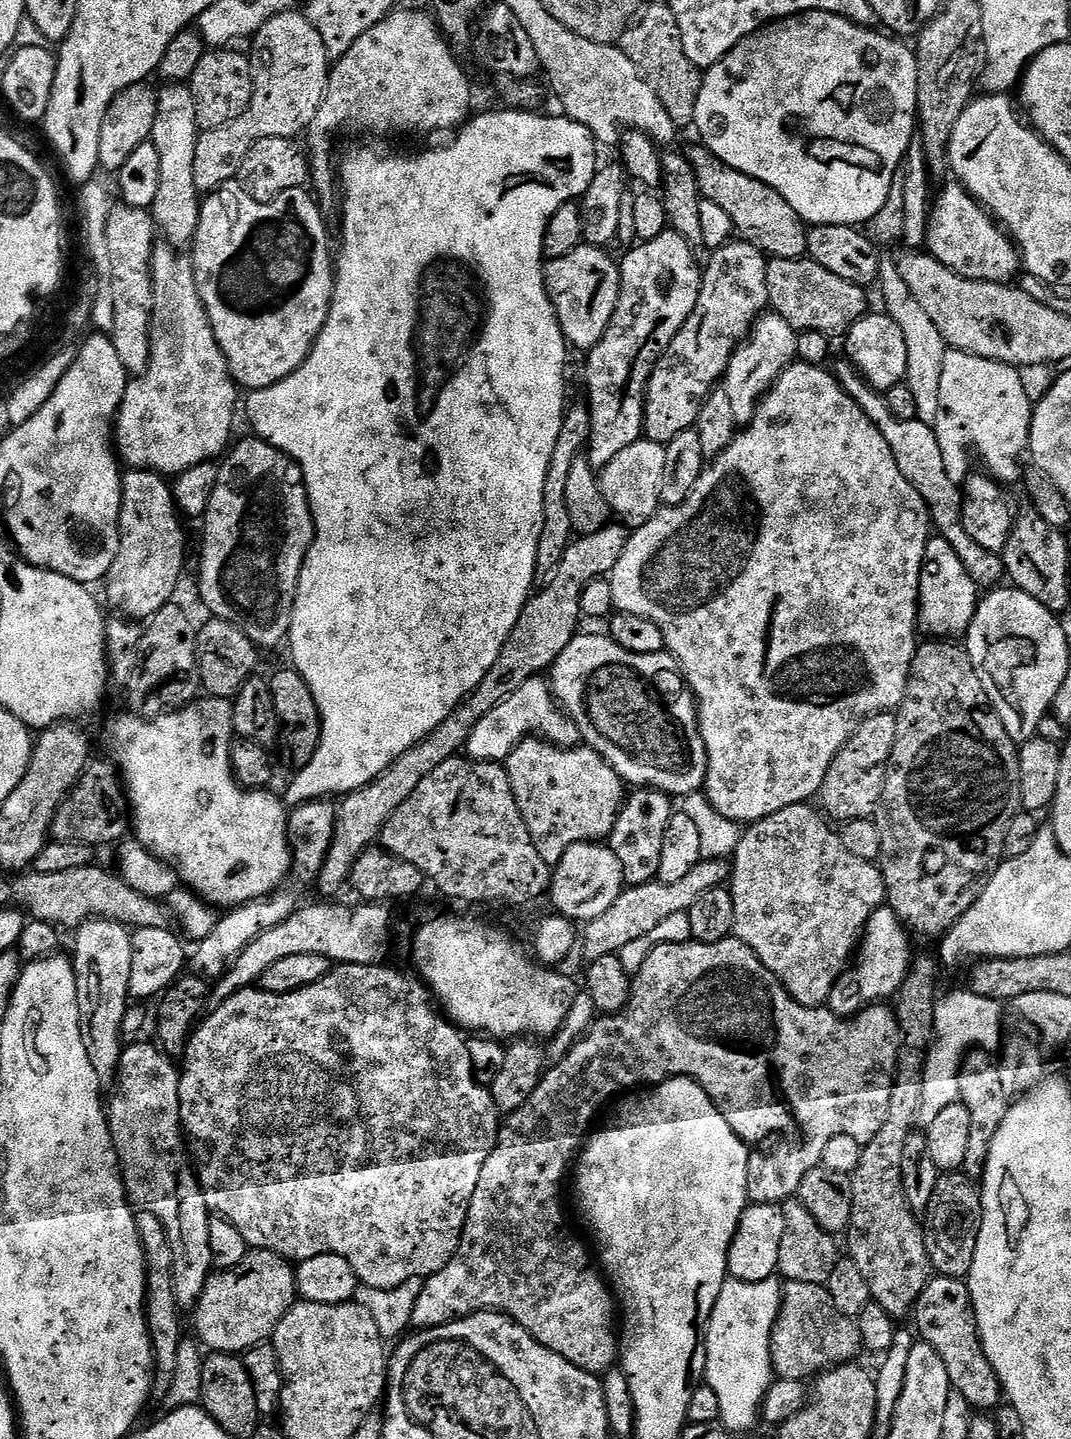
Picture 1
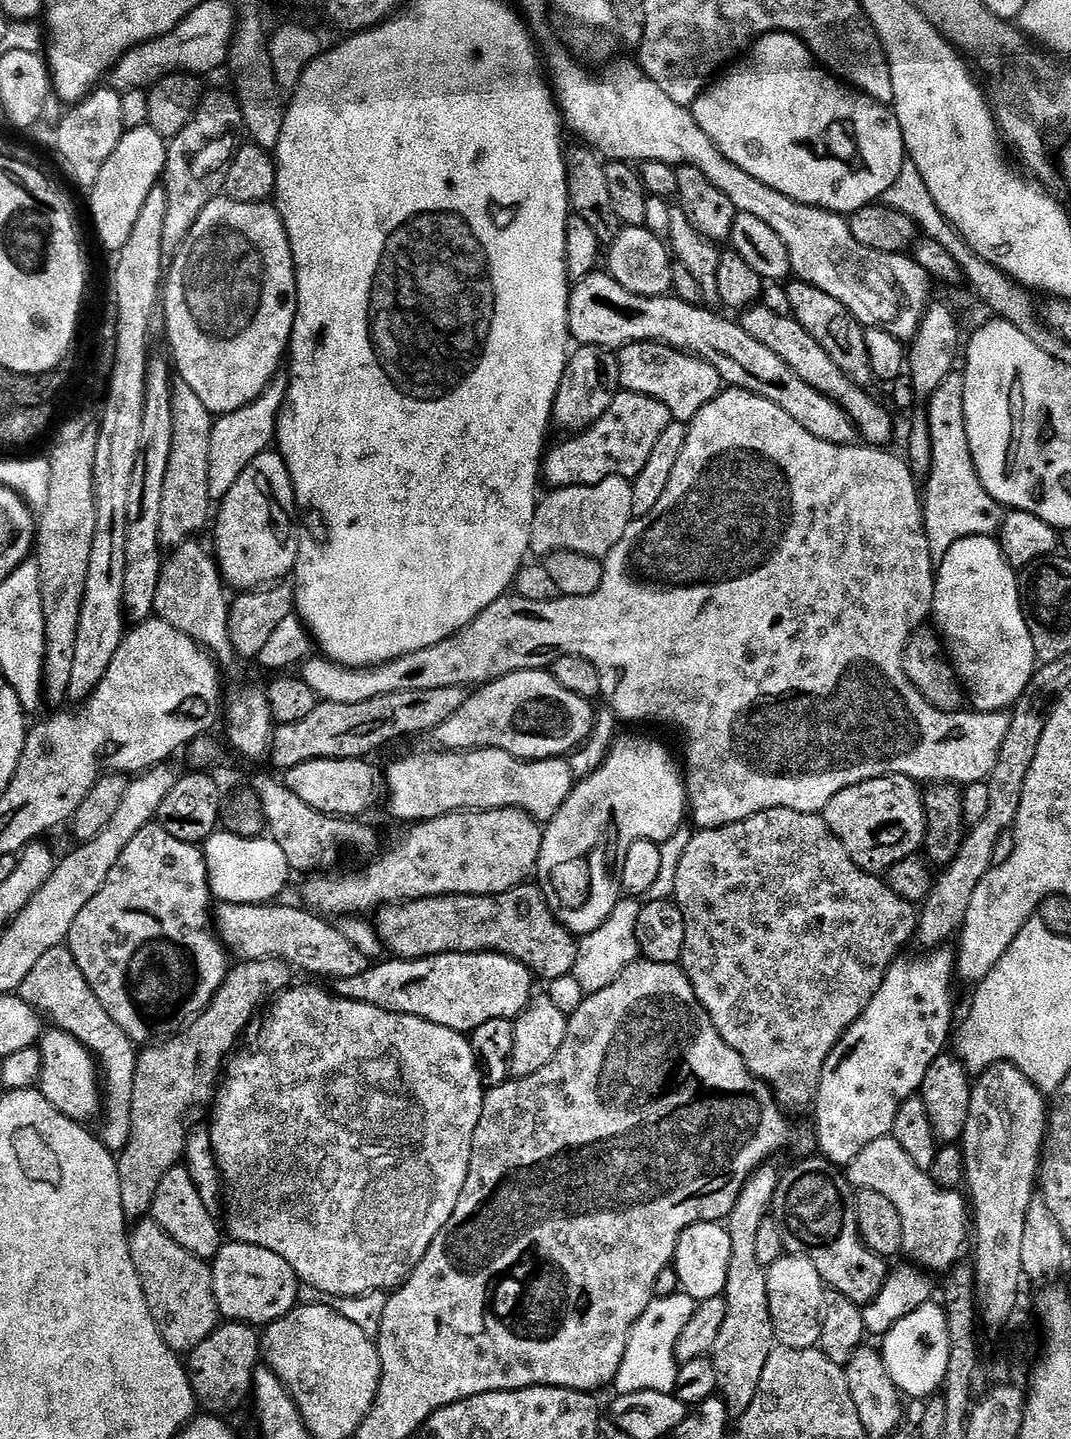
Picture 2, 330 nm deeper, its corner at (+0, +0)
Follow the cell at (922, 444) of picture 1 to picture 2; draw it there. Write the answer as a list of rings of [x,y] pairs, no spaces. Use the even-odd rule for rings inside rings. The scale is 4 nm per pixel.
[[[749,307],[741,315],[745,316],[739,317],[738,322],[744,327],[746,334],[750,334],[750,338],[755,338],[757,342],[762,342],[770,350],[774,350],[774,354],[778,354],[778,358],[782,358],[782,362],[786,362],[790,370],[794,370],[794,374],[802,378],[802,382],[814,386],[819,392],[838,402],[855,422],[857,433],[867,445],[875,447],[887,445],[886,442],[892,436],[892,420],[885,408],[867,393],[865,387],[855,384],[841,368],[834,366],[830,354],[826,354],[826,350],[822,350],[822,346],[818,346],[818,342],[814,342],[810,334],[806,334],[806,330],[796,319],[788,317],[787,320],[772,308],[758,307]]]

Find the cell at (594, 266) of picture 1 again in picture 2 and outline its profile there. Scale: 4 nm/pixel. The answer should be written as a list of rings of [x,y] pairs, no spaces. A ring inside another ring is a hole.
[[[596,270],[584,280],[577,280],[571,285],[568,297],[568,330],[571,339],[577,345],[592,345],[601,350],[613,348],[619,350],[626,344],[641,340],[650,340],[657,344],[668,344],[679,352],[689,352],[691,356],[710,362],[718,370],[721,381],[733,388],[742,388],[753,392],[786,410],[794,422],[806,426],[814,438],[831,444],[857,443],[858,433],[855,422],[838,402],[822,394],[814,386],[802,382],[790,370],[774,350],[762,342],[750,338],[746,330],[735,319],[727,320],[699,303],[688,304],[675,294],[663,297],[664,328],[652,328],[656,324],[656,308],[645,297],[630,294],[619,282],[603,271]]]

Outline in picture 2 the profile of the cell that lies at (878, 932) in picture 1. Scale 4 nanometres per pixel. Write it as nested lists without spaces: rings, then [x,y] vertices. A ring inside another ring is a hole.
[[[941,946],[920,954],[924,956],[912,956],[909,960],[904,960],[905,958],[893,960],[891,966],[888,967],[888,973],[882,982],[882,986],[878,986],[874,998],[866,1006],[864,1013],[848,1027],[846,1034],[842,1034],[842,1038],[834,1046],[830,1058],[826,1058],[826,1066],[822,1070],[822,1078],[816,1091],[814,1109],[816,1108],[816,1140],[820,1143],[821,1150],[824,1151],[821,1152],[823,1159],[827,1160],[829,1164],[847,1166],[851,1164],[854,1158],[858,1158],[858,1154],[863,1148],[870,1146],[870,1142],[889,1135],[894,1126],[894,1118],[898,1114],[902,1102],[908,1100],[911,1096],[917,1095],[923,1089],[926,1074],[931,1070],[932,1065],[936,1063],[937,1058],[945,1051],[944,1043],[947,1040],[949,1043],[950,1037],[954,1032],[954,1024],[952,1028],[952,979],[955,981],[958,976],[956,971],[956,952],[950,949],[951,947]]]

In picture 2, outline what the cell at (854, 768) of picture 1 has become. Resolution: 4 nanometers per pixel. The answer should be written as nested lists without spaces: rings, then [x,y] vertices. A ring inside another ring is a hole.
[[[879,776],[834,794],[834,798],[830,798],[830,802],[824,807],[822,815],[828,829],[840,839],[846,854],[850,854],[850,858],[862,872],[884,874],[889,868],[902,862],[902,858],[917,855],[922,844],[921,834],[926,830],[926,818],[922,814],[922,792],[916,788],[919,787],[914,786],[914,781],[905,776]]]

